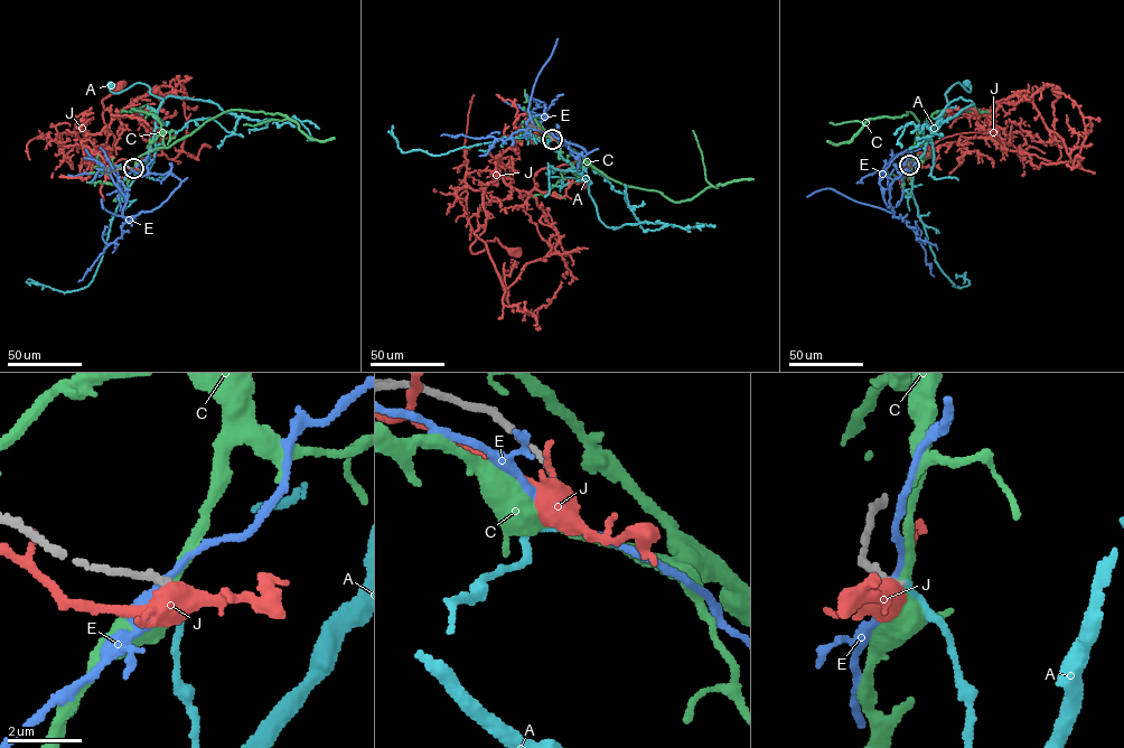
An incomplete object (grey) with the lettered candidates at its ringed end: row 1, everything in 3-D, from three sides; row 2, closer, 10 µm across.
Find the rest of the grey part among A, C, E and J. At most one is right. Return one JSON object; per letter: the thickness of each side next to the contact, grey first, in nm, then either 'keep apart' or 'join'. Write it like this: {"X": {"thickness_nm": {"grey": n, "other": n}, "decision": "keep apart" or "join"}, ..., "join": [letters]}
{"A": {"thickness_nm": {"grey": 190, "other": 90}, "decision": "keep apart"}, "C": {"thickness_nm": {"grey": 220, "other": 380}, "decision": "keep apart"}, "E": {"thickness_nm": {"grey": 240, "other": 280}, "decision": "keep apart"}, "J": {"thickness_nm": {"grey": 240, "other": 440}, "decision": "keep apart"}, "join": []}

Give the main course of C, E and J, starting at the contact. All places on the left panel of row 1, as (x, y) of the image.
C: (133, 169), (141, 155), (168, 148), (231, 110), (280, 113), (294, 121), (312, 139), (324, 141), (334, 137)
E: (133, 168), (146, 159), (150, 173), (181, 183), (129, 222), (113, 168), (67, 175)
J: (133, 168), (105, 166), (82, 141), (111, 152), (110, 159), (114, 138), (102, 101), (118, 89)

